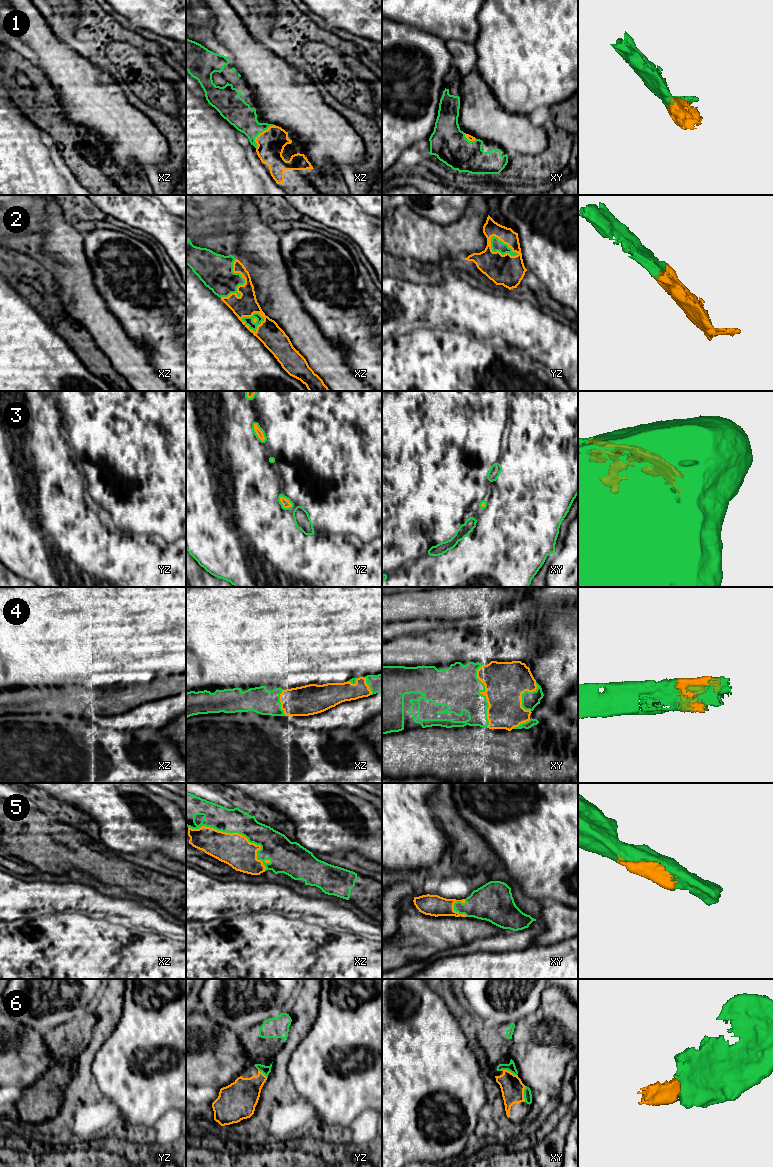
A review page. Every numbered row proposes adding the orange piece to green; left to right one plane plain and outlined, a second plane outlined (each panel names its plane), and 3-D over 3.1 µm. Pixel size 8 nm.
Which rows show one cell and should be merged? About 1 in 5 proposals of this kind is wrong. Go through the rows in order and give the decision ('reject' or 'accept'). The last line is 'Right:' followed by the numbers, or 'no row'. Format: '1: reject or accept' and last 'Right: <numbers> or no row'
1: accept
2: accept
3: accept
4: accept
5: accept
6: accept
Right: 1, 2, 3, 4, 5, 6

